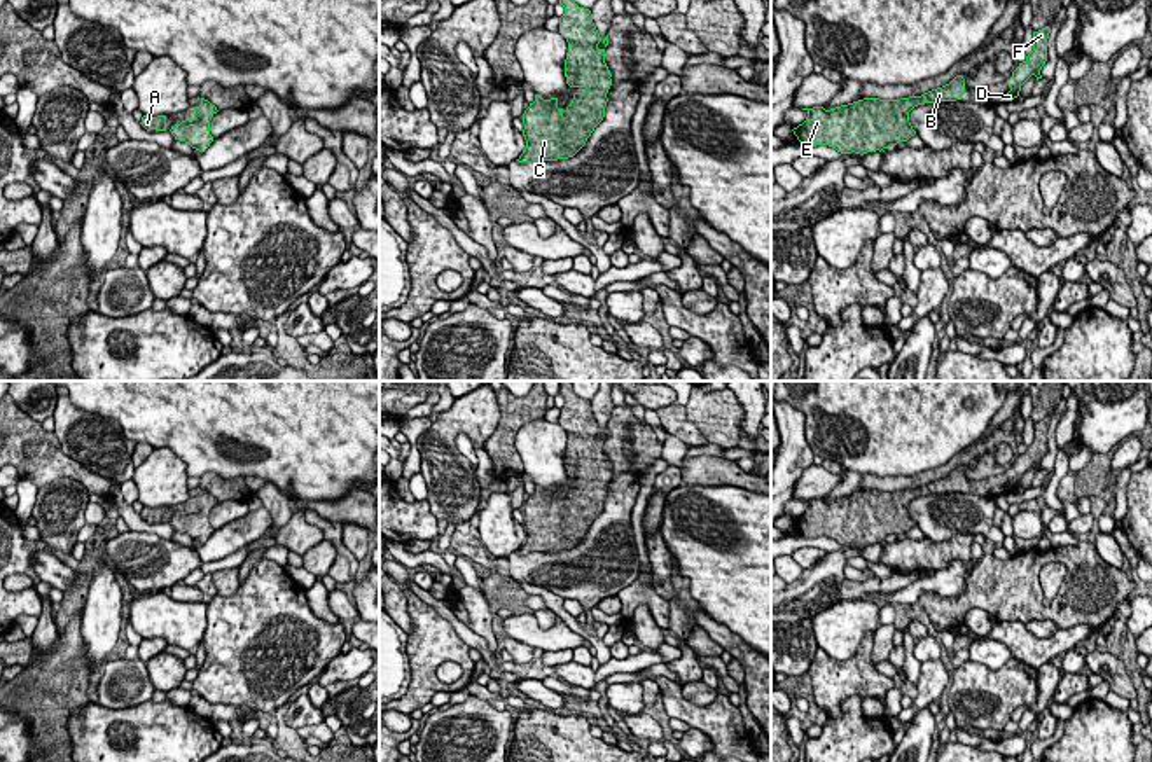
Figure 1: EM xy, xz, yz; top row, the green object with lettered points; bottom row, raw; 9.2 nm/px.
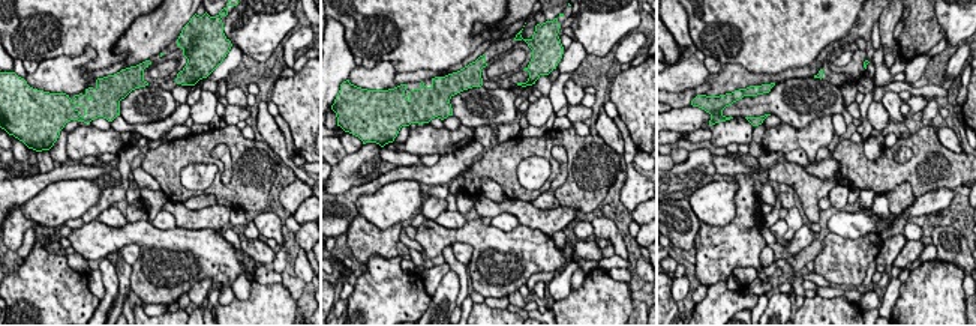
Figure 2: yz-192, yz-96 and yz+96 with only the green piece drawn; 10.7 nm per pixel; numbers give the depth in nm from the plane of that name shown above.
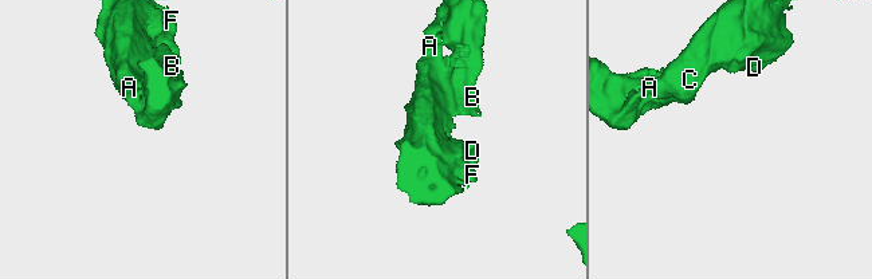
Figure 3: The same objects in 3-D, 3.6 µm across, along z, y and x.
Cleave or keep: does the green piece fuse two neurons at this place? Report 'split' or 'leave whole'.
split

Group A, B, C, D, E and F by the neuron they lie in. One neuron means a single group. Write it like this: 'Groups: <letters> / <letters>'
Groups: A B C D F / E

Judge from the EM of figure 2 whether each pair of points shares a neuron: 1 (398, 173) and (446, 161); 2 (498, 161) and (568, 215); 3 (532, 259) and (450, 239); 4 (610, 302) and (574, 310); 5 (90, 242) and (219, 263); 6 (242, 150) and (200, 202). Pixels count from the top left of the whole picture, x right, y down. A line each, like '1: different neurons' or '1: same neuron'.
1: same neuron
2: different neurons
3: same neuron
4: same neuron
5: same neuron
6: different neurons

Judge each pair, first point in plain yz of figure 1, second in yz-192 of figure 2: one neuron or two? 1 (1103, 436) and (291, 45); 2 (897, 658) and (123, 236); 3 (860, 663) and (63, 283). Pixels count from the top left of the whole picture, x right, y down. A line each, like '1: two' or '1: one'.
1: two
2: one
3: two

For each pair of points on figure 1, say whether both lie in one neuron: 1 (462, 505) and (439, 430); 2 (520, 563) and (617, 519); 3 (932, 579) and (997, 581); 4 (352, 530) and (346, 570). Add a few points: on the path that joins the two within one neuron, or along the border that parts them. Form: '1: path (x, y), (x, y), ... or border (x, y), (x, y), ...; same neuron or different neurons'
1: path (443, 486), (439, 483), (439, 450); same neuron
2: path (544, 563), (574, 560), (596, 537); same neuron
3: border (965, 574), (965, 588), (958, 595), (925, 593); different neurons
4: border (341, 525), (341, 542), (359, 560); different neurons

